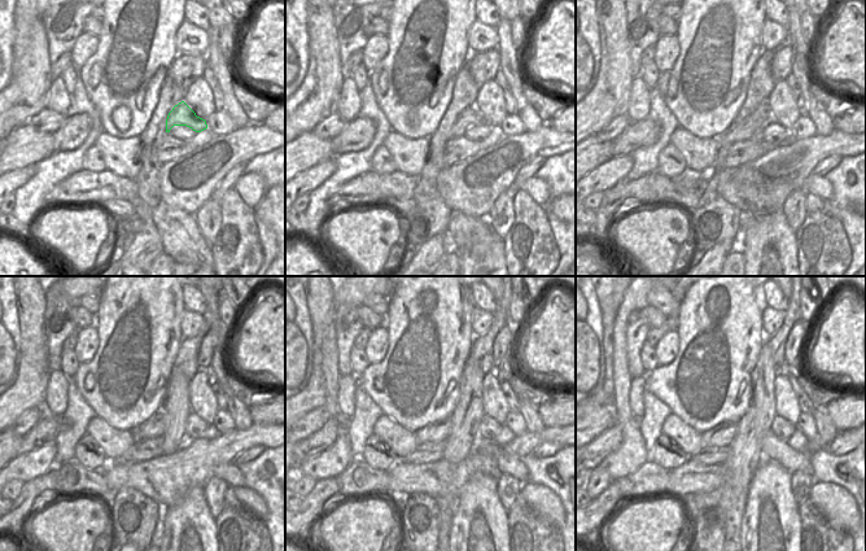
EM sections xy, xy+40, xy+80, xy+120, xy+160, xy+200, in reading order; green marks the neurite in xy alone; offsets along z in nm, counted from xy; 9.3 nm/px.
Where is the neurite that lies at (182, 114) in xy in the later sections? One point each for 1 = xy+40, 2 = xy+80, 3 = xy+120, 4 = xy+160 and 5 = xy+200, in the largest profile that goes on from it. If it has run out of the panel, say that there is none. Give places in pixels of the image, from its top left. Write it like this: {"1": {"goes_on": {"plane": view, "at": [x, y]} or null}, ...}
{"1": {"goes_on": {"plane": "xy+40", "at": [471, 116]}}, "2": {"goes_on": {"plane": "xy+80", "at": [746, 128]}}, "3": {"goes_on": {"plane": "xy+120", "at": [156, 425]}}, "4": {"goes_on": {"plane": "xy+160", "at": [438, 431]}}, "5": {"goes_on": {"plane": "xy+200", "at": [722, 434]}}}

